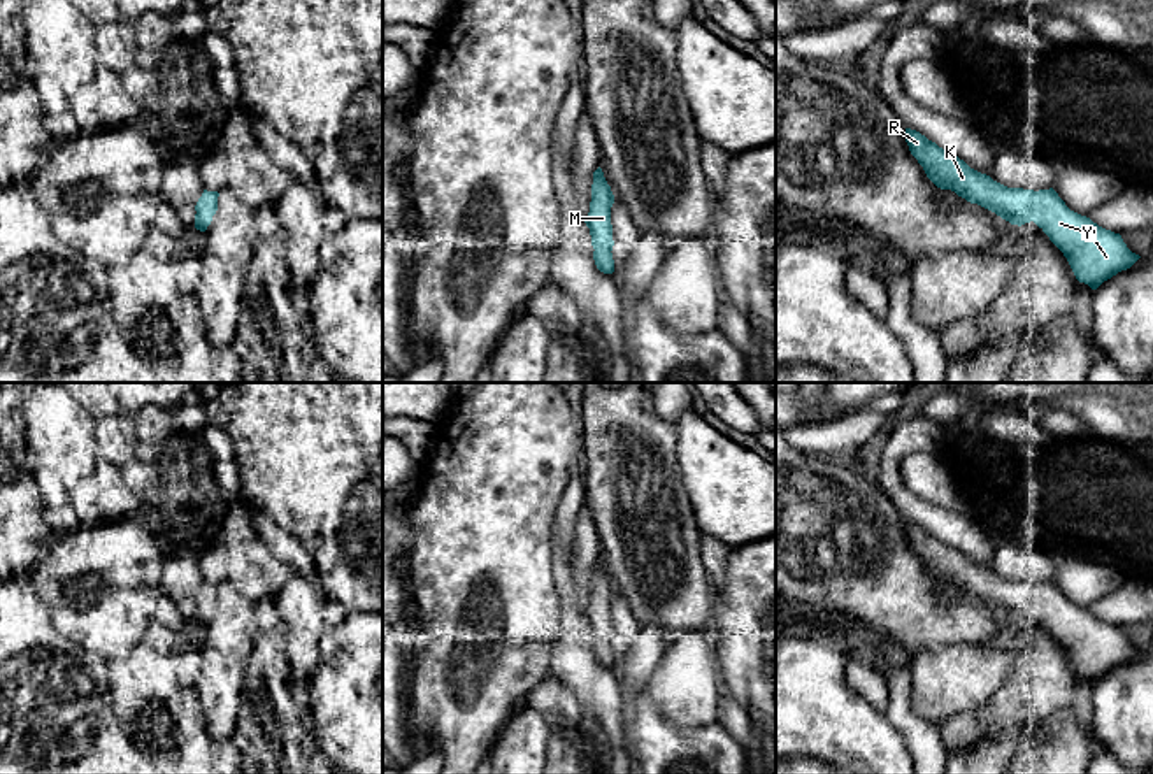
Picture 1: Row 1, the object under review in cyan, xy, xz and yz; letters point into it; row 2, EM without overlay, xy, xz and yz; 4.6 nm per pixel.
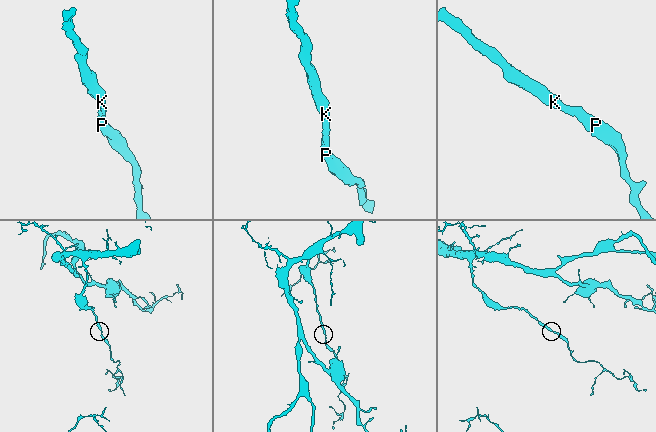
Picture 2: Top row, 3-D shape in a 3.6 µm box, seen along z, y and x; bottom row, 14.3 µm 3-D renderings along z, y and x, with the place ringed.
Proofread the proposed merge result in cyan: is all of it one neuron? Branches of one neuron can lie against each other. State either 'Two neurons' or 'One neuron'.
One neuron

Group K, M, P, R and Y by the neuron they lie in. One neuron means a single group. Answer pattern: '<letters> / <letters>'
K M P R Y

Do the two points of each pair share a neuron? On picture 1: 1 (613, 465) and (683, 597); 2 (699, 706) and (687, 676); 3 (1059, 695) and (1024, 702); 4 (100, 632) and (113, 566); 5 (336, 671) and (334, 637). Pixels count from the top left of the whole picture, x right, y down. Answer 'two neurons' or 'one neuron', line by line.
1: one neuron
2: one neuron
3: one neuron
4: one neuron
5: one neuron

